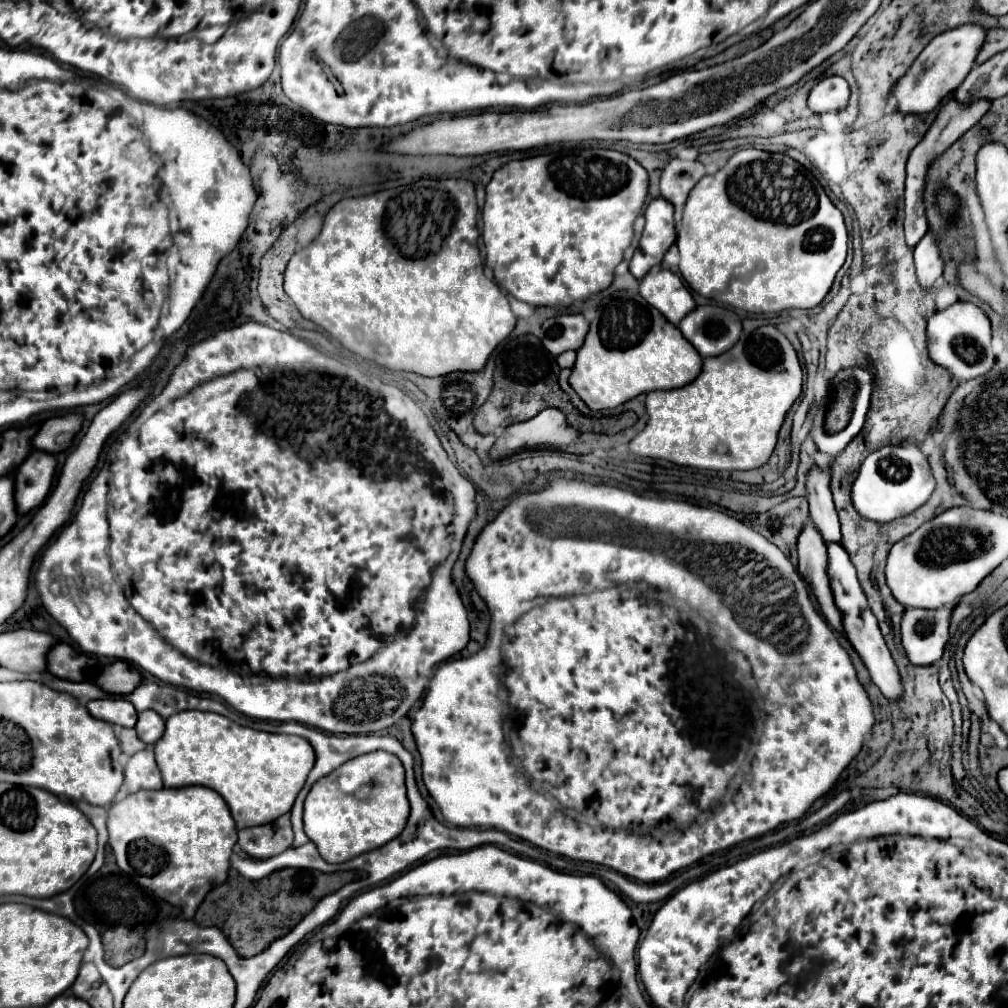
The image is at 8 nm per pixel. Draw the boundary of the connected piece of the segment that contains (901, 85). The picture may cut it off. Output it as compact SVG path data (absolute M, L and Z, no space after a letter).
M963 25L953 31L937 35L891 89L895 109L903 115L927 115L935 111L941 99L953 93L959 87L959 83L963 83L963 79L967 77L967 73L975 63L977 51L983 45L983 41L985 41L985 29L979 25Z

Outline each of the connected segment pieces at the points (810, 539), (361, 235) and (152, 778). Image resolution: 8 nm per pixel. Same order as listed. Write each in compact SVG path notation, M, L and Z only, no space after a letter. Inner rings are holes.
M807 521L803 531L799 533L797 551L799 551L799 573L801 573L801 577L813 589L829 625L835 631L843 633L841 615L833 603L833 593L829 587L829 579L827 579L827 563L829 563L827 561L827 545L823 543L819 529L811 521Z
M421 179L421 181L417 181L413 185L407 185L407 187L395 187L395 189L379 191L379 193L373 193L373 195L367 195L367 197L343 199L341 203L337 203L327 213L323 229L317 235L317 239L309 247L297 251L291 257L291 261L287 265L287 271L285 271L285 293L291 297L291 301L295 303L295 307L299 309L299 313L305 319L309 319L315 325L319 325L321 329L325 329L345 349L349 349L349 351L353 351L353 353L357 353L365 359L371 359L371 361L379 363L381 367L387 367L387 369L393 369L393 371L409 371L409 373L427 375L427 377L447 375L447 371L481 371L487 365L489 355L495 351L495 347L503 339L507 339L511 335L511 331L515 329L517 323L517 313L513 311L513 301L511 301L515 297L509 295L506 291L501 291L501 287L493 277L493 271L485 263L487 255L485 255L485 245L481 237L482 227L482 209L478 207L477 201L475 201L473 183L465 181L465 179L445 179L445 181Z
M151 749L135 753L125 765L125 783L129 793L137 793L141 789L161 789L161 773L155 763L155 755Z

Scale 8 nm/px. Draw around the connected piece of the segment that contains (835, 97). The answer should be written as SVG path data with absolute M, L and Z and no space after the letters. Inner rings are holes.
M825 77L819 81L809 95L809 109L815 115L829 113L829 111L841 111L849 101L849 83L843 77Z

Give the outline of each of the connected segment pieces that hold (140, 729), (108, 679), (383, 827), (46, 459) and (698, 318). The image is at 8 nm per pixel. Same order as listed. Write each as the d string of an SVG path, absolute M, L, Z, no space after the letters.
M141 711L135 729L137 729L137 735L141 741L155 743L165 733L165 719L159 717L155 711Z
M123 661L105 665L97 677L97 685L113 695L129 695L135 687L139 687L139 683L143 683L141 671Z
M375 751L375 753L359 755L359 757L343 763L333 773L319 779L311 787L311 791L305 799L303 821L305 821L307 837L317 845L323 859L327 859L327 863L345 863L353 857L359 857L359 855L363 855L371 849L377 849L377 847L389 843L391 839L395 839L405 829L407 817L409 817L409 801L407 801L407 793L405 793L403 765L395 755L391 755L387 751Z
M33 451L15 475L15 501L19 515L43 505L51 491L57 457L45 451Z
M703 305L695 307L681 323L683 337L701 353L701 357L715 357L729 351L741 337L741 319L735 311Z

